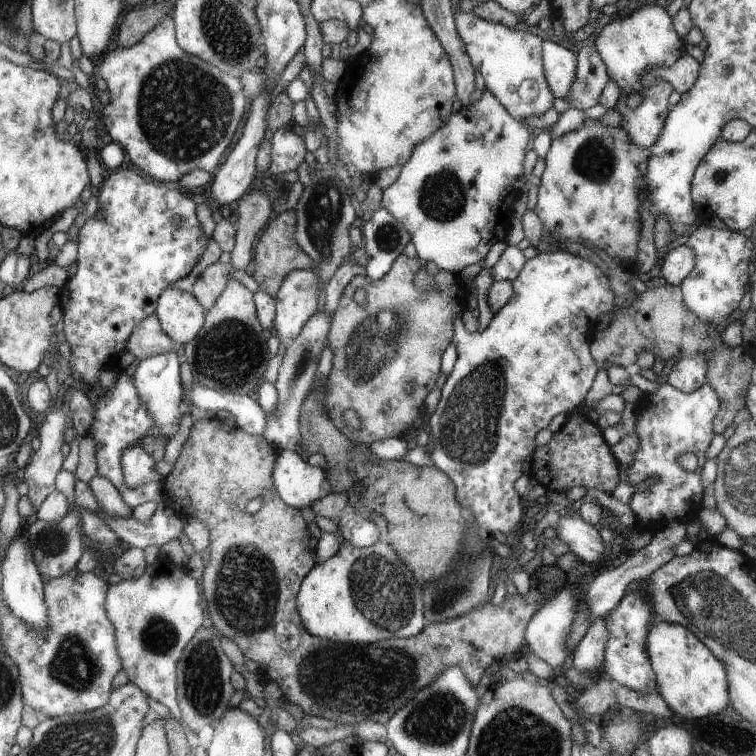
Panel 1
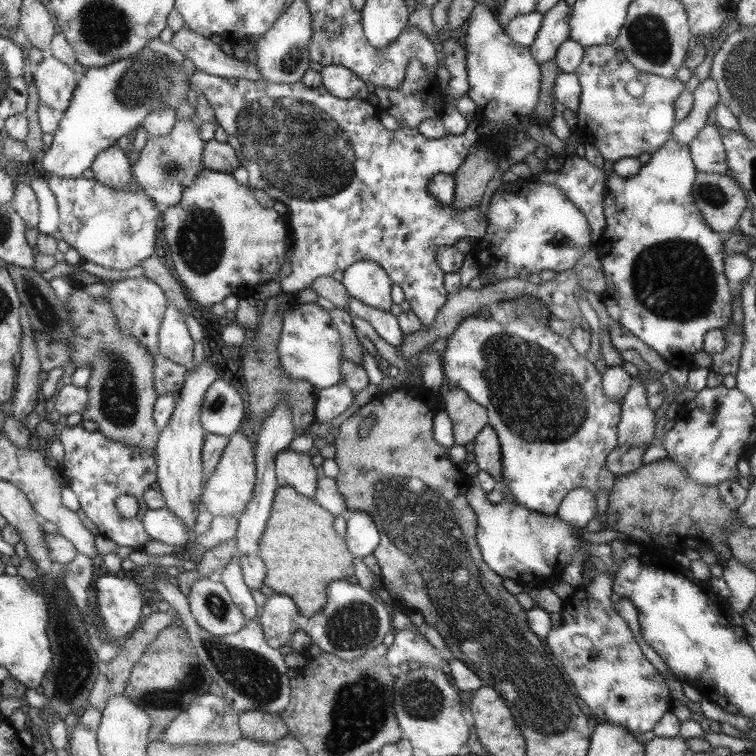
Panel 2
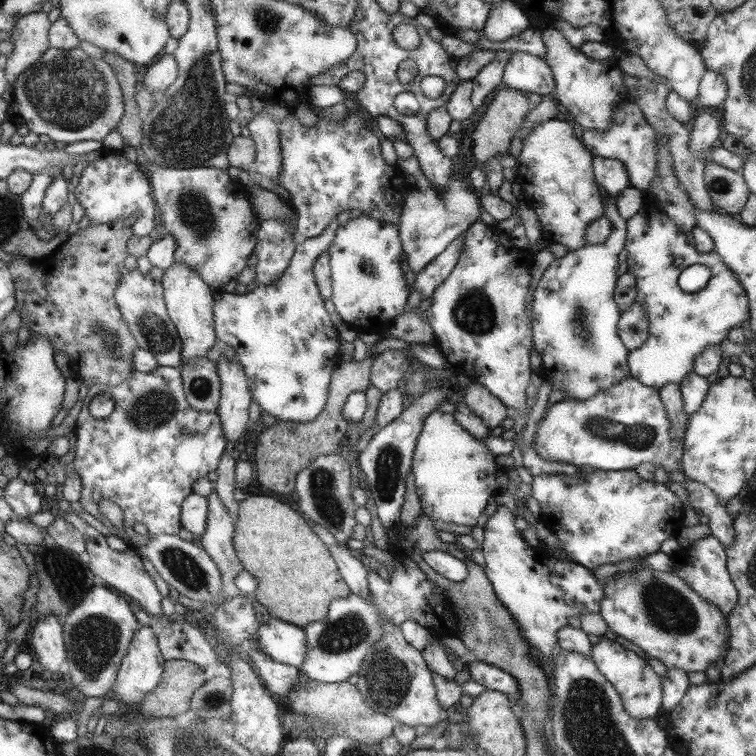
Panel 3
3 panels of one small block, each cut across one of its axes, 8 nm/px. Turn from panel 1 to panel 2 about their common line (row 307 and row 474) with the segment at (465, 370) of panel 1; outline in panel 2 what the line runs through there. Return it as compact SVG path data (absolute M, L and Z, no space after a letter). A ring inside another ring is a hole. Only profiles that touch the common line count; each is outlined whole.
M524 294L518 296L513 300L504 300L497 306L490 310L490 317L486 318L480 314L470 316L458 325L456 331L449 337L446 345L446 351L440 355L442 359L442 369L444 369L444 377L452 380L458 388L465 389L469 396L488 409L489 426L492 426L498 434L499 443L501 446L502 457L502 477L504 477L504 485L512 491L514 500L518 505L524 508L534 510L546 515L557 514L560 510L562 501L575 488L590 488L592 492L596 493L598 490L612 490L616 475L612 474L606 468L606 460L608 454L614 450L618 444L617 427L621 422L621 408L622 401L620 399L610 399L604 389L602 389L602 375L600 371L594 366L594 363L588 361L587 358L582 358L567 338L555 334L549 330L547 323L552 315L551 310L547 304L542 302L536 296Z

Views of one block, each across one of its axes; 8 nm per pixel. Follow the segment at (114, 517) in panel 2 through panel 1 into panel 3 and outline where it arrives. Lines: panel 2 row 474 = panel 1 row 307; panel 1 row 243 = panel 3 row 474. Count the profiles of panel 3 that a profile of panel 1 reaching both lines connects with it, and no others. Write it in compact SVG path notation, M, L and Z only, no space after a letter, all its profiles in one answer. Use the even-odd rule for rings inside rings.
M158 365L158 367L154 368L154 370L148 373L132 371L132 373L130 373L130 377L128 377L126 381L122 382L122 384L108 385L96 383L96 385L92 385L92 389L87 392L87 395L83 401L81 412L77 418L75 425L77 443L75 445L75 459L72 463L75 466L75 471L78 473L82 485L82 492L80 492L80 500L78 501L80 501L82 508L86 509L88 514L92 514L94 519L98 518L98 520L100 520L102 528L107 527L108 529L113 529L113 527L112 524L110 524L110 520L102 515L102 511L100 511L100 502L102 502L102 500L110 500L110 502L114 502L116 506L120 506L120 510L122 510L122 516L124 516L123 526L130 536L130 541L124 541L127 543L127 545L129 545L129 547L132 547L132 549L147 544L154 536L160 536L162 534L178 536L179 530L182 527L182 504L185 503L185 500L190 494L193 494L192 484L194 484L198 478L206 477L207 474L212 472L212 470L217 470L218 463L220 463L220 457L224 455L226 450L227 440L225 433L222 432L222 422L221 417L218 416L218 412L208 412L194 409L188 401L188 394L185 392L184 384L184 378L181 376L181 369L179 367L174 368ZM103 392L109 392L112 395L112 398L114 398L114 411L106 418L95 418L92 416L92 414L90 414L89 405L93 396ZM136 524L142 524L142 526L146 526L148 533L142 536L142 534L135 532L134 526L136 526Z

